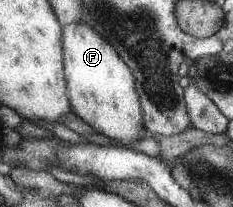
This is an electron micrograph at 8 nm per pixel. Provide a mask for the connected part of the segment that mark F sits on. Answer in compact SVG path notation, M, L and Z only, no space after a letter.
M71 22L61 30L65 49L66 88L73 115L97 133L129 146L143 137L143 111L134 74L113 46L93 26Z

